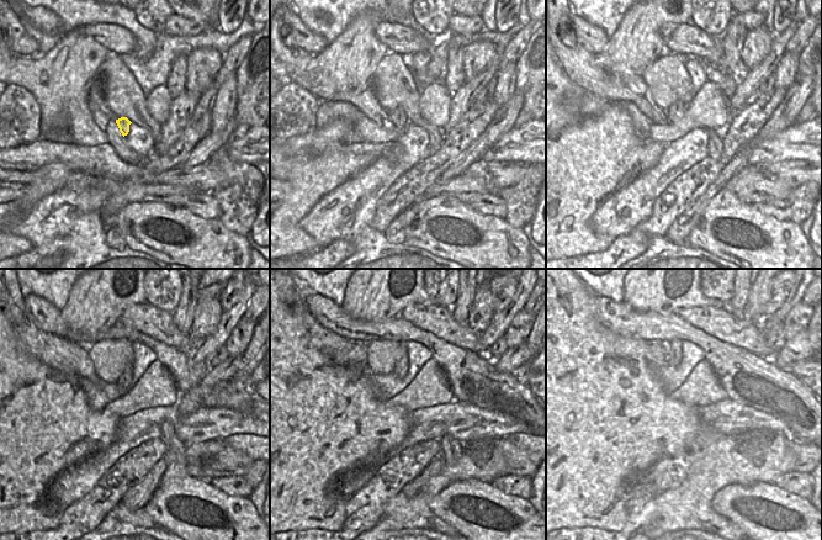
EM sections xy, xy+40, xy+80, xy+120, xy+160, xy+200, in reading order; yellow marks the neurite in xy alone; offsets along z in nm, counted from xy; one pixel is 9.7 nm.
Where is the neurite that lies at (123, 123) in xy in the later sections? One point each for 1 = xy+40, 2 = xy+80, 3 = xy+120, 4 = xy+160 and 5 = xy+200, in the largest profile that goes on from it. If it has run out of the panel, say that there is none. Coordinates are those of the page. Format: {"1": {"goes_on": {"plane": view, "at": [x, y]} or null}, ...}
{"1": {"goes_on": {"plane": "xy+40", "at": [397, 116]}}, "2": {"goes_on": {"plane": "xy+80", "at": [674, 114]}}, "3": {"goes_on": {"plane": "xy+120", "at": [123, 384]}}, "4": {"goes_on": {"plane": "xy+160", "at": [402, 366]}}, "5": {"goes_on": {"plane": "xy+200", "at": [674, 359]}}}

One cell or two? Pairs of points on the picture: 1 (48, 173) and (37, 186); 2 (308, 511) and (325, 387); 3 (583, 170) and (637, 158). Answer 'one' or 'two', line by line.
1: one
2: one
3: one

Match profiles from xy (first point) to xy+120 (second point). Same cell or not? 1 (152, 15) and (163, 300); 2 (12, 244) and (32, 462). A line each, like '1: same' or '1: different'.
1: same
2: same

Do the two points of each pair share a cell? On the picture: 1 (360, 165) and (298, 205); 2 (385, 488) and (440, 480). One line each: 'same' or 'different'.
1: same
2: different

